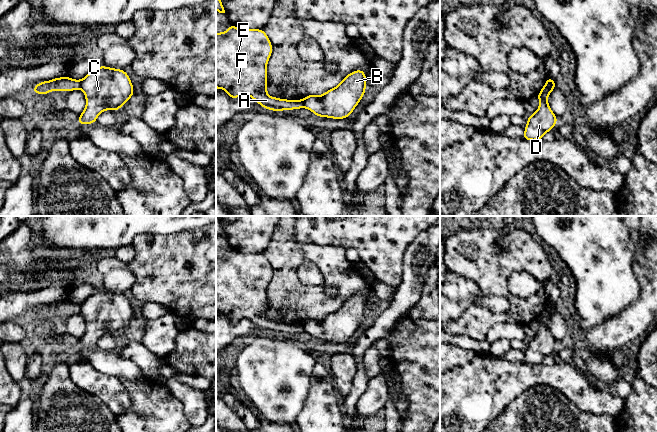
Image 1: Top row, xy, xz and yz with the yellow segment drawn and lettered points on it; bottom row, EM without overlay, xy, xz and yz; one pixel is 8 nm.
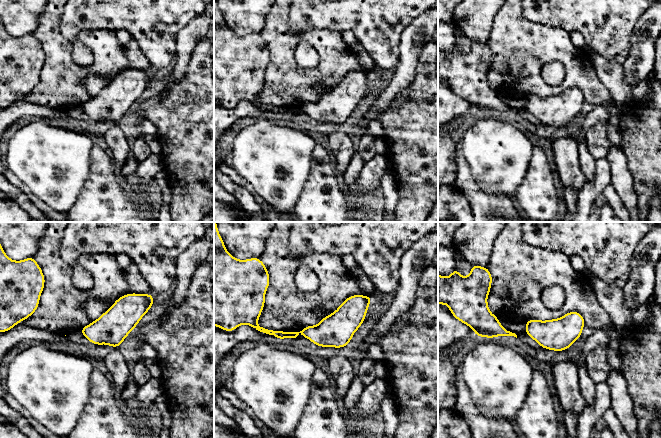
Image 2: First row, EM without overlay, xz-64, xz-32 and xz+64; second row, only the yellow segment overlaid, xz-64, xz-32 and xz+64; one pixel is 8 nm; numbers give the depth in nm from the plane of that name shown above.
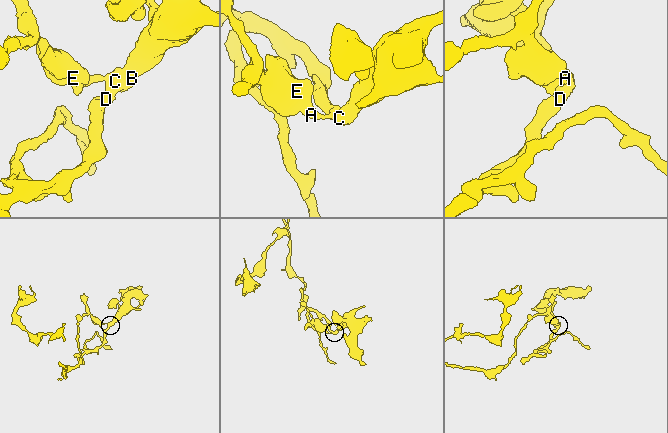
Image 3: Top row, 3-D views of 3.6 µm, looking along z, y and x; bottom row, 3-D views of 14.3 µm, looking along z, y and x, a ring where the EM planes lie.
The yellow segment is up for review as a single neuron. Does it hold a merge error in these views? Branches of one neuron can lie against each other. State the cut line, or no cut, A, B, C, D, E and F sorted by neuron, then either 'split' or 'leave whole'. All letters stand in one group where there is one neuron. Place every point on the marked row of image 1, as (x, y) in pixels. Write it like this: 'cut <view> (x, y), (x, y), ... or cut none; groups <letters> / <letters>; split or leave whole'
cut xy (78, 81), (80, 87); groups A E F / B C D; split

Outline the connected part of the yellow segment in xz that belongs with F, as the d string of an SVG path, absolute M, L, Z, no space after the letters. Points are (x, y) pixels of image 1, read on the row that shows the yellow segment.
M231 24L226 32L216 32L216 88L225 90L231 99L249 95L264 109L275 112L302 109L302 100L275 98L267 94L267 63L272 50L272 43L263 29L241 30Z

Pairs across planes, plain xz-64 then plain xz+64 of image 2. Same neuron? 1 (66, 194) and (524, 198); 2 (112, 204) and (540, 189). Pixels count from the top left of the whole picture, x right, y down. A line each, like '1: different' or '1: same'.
1: different
2: same

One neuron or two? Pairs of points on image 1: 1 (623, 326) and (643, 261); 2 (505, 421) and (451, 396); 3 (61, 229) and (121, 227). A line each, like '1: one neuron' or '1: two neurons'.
1: one neuron
2: two neurons
3: one neuron

